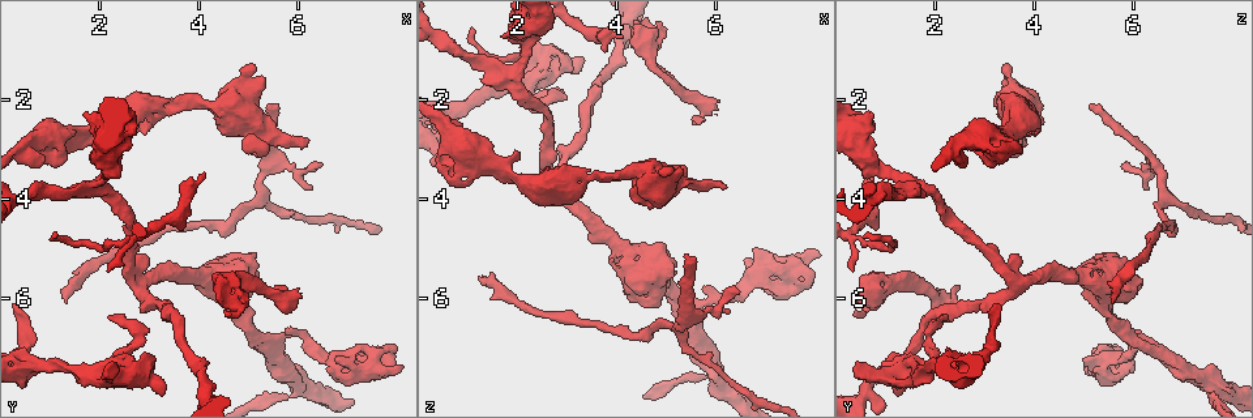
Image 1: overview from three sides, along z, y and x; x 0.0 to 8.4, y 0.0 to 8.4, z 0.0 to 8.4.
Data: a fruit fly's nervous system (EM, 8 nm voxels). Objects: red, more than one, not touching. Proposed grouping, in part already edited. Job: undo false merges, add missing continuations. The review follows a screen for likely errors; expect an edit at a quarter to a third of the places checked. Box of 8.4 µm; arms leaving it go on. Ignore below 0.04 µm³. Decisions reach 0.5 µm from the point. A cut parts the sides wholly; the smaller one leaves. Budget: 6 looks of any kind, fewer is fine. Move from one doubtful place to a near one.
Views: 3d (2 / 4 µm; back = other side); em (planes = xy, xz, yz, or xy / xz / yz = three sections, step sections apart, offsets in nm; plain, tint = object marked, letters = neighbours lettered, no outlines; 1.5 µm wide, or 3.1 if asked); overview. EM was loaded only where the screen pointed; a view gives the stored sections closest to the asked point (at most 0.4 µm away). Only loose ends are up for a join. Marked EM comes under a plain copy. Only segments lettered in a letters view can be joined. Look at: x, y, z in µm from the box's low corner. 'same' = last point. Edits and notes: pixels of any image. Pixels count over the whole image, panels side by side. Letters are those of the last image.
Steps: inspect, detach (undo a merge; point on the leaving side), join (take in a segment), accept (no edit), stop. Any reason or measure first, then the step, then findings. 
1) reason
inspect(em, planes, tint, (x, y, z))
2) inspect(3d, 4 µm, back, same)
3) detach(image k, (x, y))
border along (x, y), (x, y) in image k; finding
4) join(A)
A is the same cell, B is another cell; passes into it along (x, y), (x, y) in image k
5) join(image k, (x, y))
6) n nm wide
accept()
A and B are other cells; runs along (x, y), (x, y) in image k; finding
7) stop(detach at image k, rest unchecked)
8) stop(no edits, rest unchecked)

branch stops here
inspect(em, planes, letters, (4.80, 5.70, 0.60))

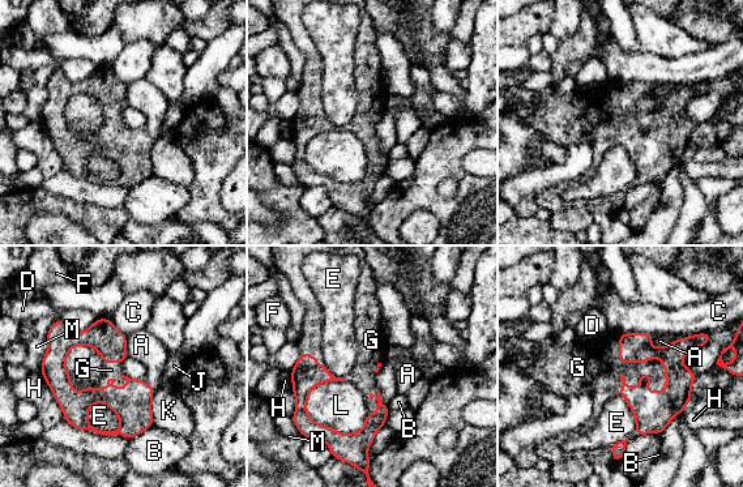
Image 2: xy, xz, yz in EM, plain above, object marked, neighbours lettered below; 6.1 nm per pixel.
G touches over 460 nm
join(G)
G is the same cell, A, B, C, D, E, F, H, J, K, L and M are other cells; passes into it along (633, 347), (643, 362), (603, 371) in image 2; the cell continues

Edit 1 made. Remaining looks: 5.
inspect(overview)

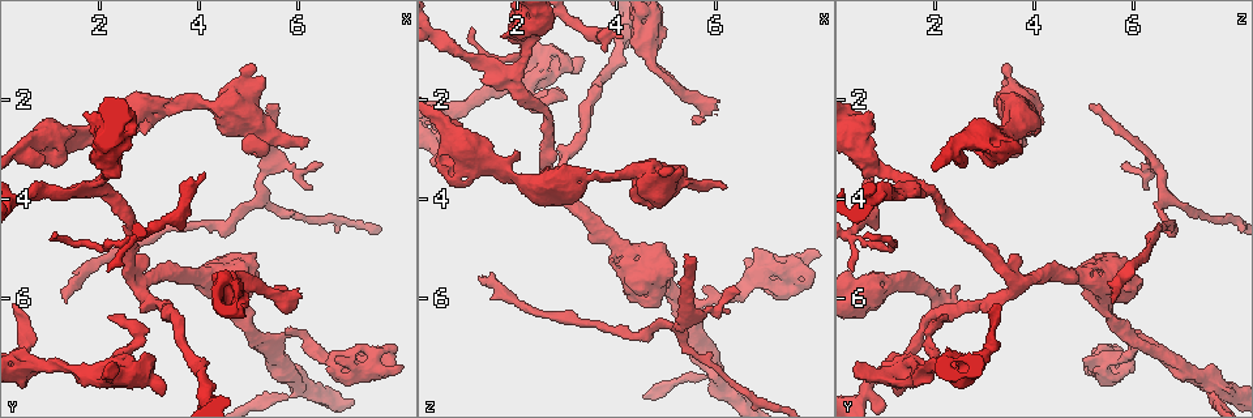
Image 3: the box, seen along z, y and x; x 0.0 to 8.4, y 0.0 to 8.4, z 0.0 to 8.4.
inspect(em, planes, letters, (2.05, 3.80, 1.85))

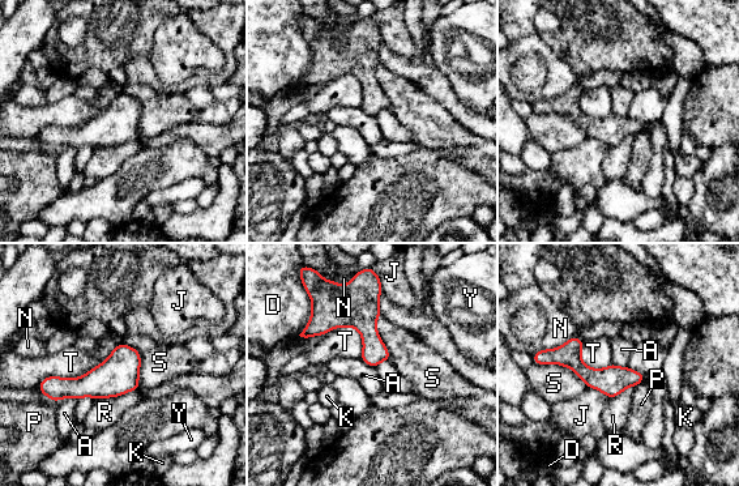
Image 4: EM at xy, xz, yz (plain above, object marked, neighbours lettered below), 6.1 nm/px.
140 nm wide
accept()
A, D, J, K, N, P, R, S, T and Y are other cells; all the same cell

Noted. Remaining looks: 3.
thin end
inspect(3d, 4 µm, (6.45, 3.25, 5.85))

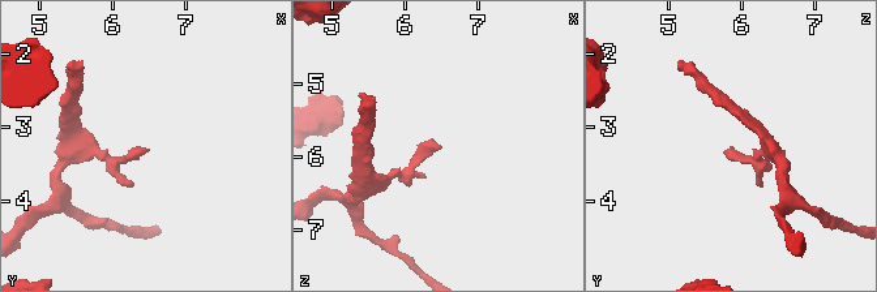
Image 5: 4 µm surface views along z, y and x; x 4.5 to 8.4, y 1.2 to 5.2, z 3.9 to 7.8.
shape alone is not enough
inspect(em, yz, step 8, letters, (6.45, 3.30, 5.90))

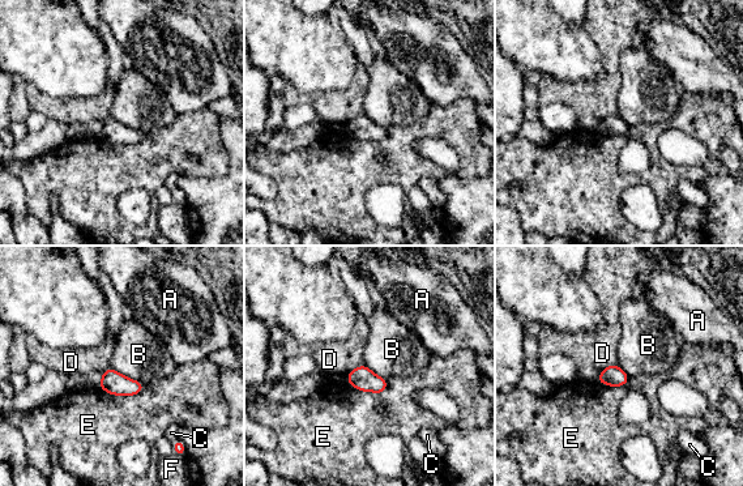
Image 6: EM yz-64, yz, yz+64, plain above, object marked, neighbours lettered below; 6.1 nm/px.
130 nm wide; E touches over 280 nm
accept()
A, B, C, D, E and F are other cells; none of them fits

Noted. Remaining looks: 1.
stop(join at image 2, rest unchecked)

